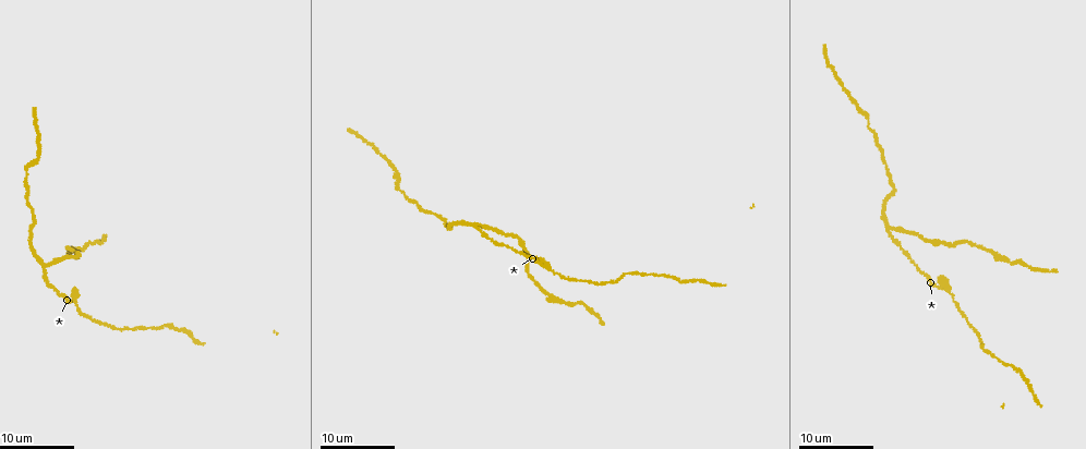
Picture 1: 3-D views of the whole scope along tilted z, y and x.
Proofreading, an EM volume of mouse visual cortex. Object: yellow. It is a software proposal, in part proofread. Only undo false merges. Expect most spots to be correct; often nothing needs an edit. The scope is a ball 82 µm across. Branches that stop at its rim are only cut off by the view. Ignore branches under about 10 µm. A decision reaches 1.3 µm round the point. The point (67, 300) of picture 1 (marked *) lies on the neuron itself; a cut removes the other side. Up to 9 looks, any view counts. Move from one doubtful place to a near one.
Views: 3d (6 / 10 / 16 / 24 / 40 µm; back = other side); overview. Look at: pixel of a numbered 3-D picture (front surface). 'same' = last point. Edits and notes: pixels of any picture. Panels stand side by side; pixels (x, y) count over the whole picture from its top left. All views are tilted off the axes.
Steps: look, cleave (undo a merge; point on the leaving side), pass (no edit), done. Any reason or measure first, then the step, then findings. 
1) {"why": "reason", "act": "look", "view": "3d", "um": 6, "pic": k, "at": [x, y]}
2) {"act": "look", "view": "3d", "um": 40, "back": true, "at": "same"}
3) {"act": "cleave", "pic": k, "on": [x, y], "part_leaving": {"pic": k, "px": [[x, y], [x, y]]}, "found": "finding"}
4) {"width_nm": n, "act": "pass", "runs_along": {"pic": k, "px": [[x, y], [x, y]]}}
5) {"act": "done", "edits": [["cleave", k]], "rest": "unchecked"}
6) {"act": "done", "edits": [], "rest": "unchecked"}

{"why": "sudden change in width", "act": "look", "view": "3d", "um": 24, "pic": 1, "at": [501, 243]}

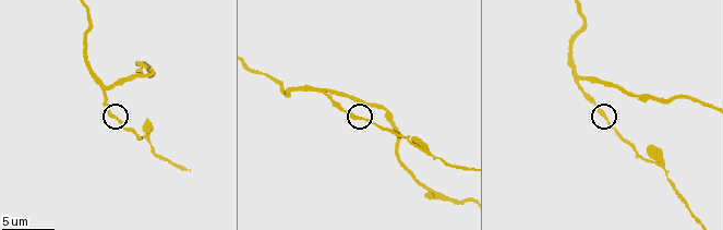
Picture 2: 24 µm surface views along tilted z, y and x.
{"act": "look", "view": "3d", "um": 10, "pic": 2, "at": [113, 115]}

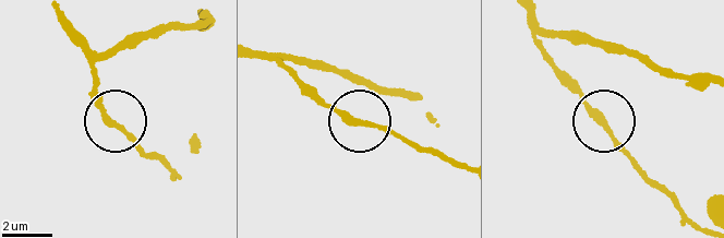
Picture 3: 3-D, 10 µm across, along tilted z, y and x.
{"act": "pass", "runs_along": {"pic": 3, "px": [[679, 212], [602, 119], [557, 80]]}, "found": "all the same neuron"}

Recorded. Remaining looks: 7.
{"why": "arms part here", "act": "look", "view": "3d", "um": 6, "pic": 2, "at": [107, 85]}

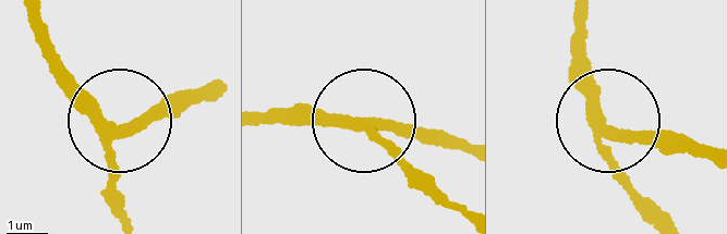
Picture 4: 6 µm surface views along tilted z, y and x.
{"act": "look", "view": "3d", "um": 6, "back": true, "pic": 4, "at": [115, 131]}

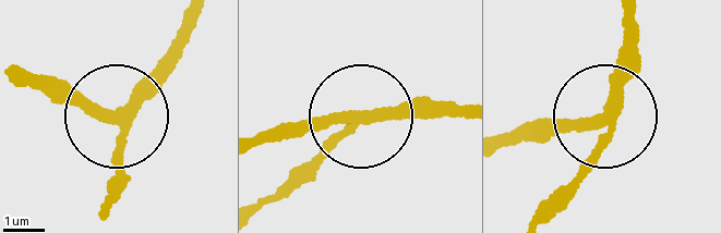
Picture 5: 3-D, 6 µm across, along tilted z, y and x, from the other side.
{"arms": 3, "act": "pass", "runs_along": {"pic": 5, "px": [[543, 210], [605, 123], [519, 146]]}, "found": "continuous, no second neuron"}

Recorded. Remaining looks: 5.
{"why": "narrows sharply", "act": "look", "view": "3d", "um": 24, "pic": 1, "at": [395, 170]}

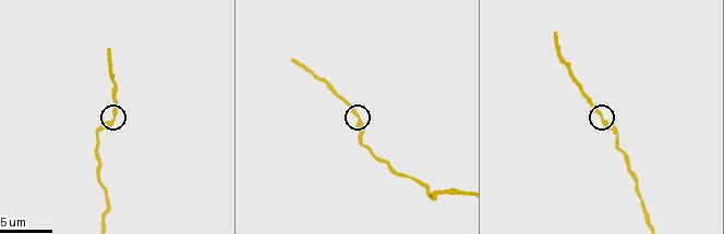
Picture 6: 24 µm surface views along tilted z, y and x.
{"act": "look", "view": "3d", "um": 10, "pic": 6, "at": [358, 115]}

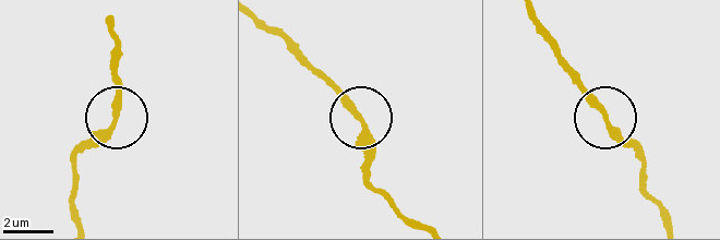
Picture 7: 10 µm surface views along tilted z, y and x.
{"width_nm": 220, "act": "pass", "runs_along": {"pic": 7, "px": [[416, 222], [372, 184], [362, 122], [316, 69]]}, "found": "all the same neuron"}

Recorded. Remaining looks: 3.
{"why": "sudden change in width", "act": "look", "view": "3d", "um": 16, "pic": 6, "at": [101, 178]}

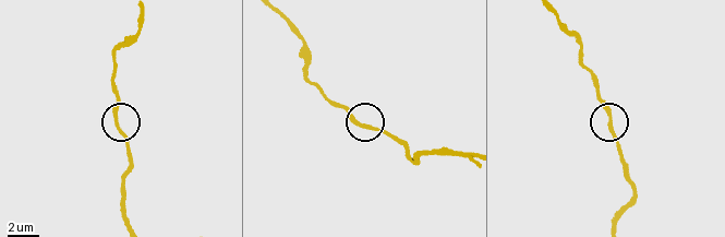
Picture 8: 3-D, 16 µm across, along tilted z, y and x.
{"act": "pass", "found": "all the same neuron"}

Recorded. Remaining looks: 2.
{"act": "done", "edits": [], "rest": "unchecked"}

